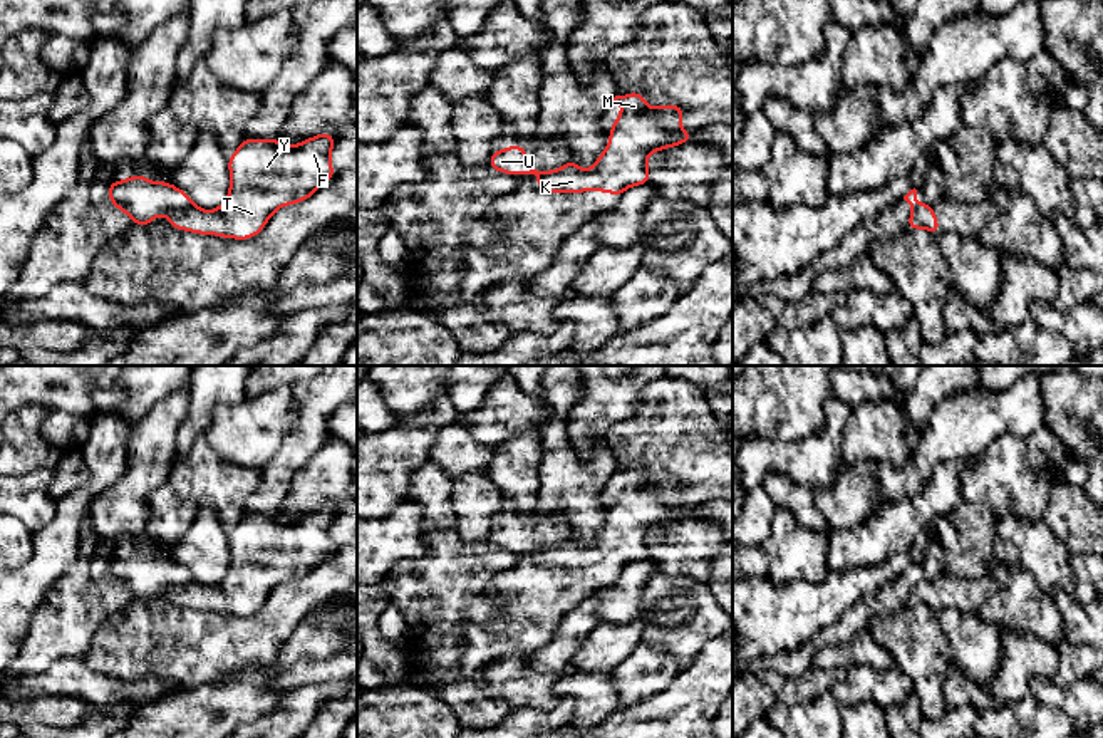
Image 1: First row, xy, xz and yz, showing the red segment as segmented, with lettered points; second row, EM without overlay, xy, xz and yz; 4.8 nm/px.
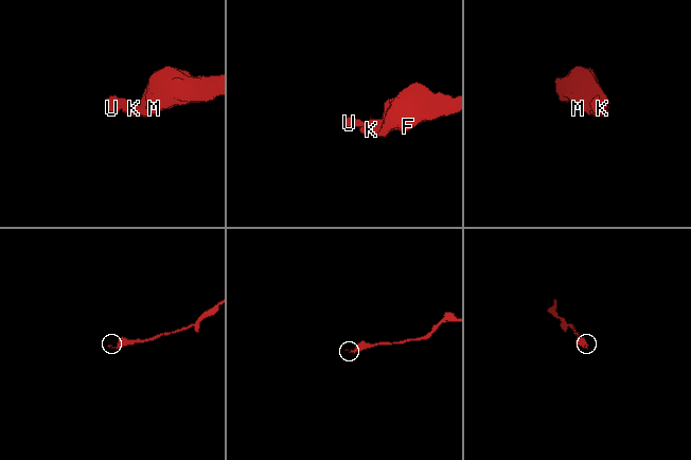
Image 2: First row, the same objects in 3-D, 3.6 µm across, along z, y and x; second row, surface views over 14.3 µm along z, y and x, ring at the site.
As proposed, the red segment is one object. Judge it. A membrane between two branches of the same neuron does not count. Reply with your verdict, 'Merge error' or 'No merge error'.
Merge error

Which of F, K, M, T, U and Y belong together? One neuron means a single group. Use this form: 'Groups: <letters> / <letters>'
Groups: F K M T Y / U

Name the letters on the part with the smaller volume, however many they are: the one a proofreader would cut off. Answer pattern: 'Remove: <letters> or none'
Remove: U

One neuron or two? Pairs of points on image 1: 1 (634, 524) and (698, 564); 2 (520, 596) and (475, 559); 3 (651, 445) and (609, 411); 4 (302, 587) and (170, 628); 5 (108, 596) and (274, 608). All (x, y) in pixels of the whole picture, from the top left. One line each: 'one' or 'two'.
1: two
2: two
3: two
4: one
5: two

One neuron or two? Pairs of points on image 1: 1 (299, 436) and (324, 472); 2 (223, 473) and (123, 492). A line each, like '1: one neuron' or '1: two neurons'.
1: two neurons
2: two neurons

